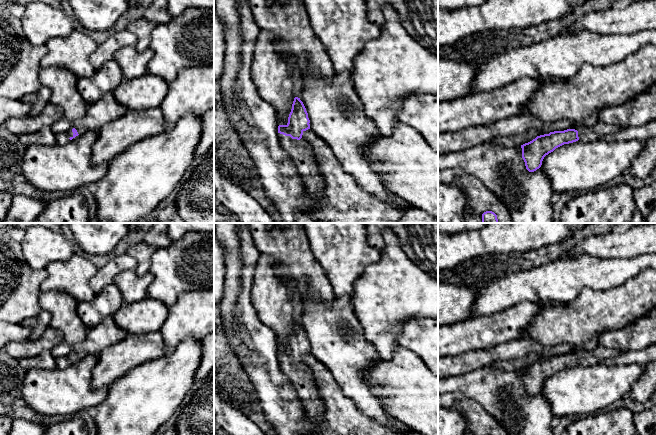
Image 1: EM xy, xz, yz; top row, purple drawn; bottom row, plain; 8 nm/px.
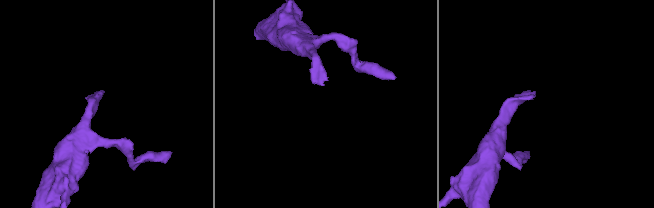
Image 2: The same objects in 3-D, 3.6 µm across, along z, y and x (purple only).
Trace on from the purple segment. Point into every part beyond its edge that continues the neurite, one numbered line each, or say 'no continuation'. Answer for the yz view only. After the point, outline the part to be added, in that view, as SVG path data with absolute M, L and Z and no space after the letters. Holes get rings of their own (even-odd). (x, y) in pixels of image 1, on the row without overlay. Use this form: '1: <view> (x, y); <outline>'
1: yz (599, 354); M598 345L596 348L594 348L591 351L580 353L578 355L578 361L579 364L582 364L584 366L595 365L598 363L604 363L606 359L616 357L625 352L626 351L620 351Z

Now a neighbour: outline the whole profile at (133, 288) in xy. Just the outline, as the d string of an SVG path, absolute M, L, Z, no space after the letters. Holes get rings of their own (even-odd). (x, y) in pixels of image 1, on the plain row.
M129 270L118 274L113 284L119 288L125 303L133 303L148 297L148 287L153 279L151 273L140 277L135 271Z

